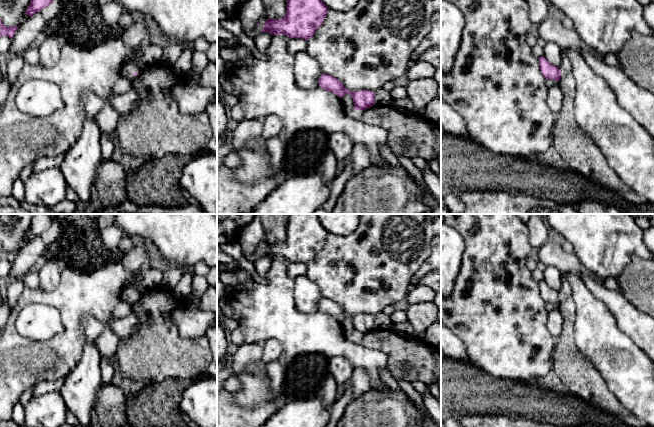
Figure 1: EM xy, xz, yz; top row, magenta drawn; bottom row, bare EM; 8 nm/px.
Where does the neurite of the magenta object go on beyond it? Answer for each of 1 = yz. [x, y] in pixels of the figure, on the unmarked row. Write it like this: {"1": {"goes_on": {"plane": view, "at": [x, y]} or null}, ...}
{"1": {"goes_on": null}}

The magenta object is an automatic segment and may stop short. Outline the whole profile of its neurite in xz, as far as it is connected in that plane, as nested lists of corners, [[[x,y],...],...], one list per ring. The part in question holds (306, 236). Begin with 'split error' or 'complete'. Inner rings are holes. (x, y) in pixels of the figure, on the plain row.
complete | [[[290,214],[286,239],[280,243],[267,242],[261,256],[267,256],[272,259],[284,258],[291,262],[308,264],[324,246],[328,233],[321,224],[317,214]]]

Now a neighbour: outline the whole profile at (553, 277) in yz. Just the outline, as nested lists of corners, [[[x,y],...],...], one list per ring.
[[[548,266],[543,272],[544,281],[554,290],[561,292],[563,273],[553,266]]]

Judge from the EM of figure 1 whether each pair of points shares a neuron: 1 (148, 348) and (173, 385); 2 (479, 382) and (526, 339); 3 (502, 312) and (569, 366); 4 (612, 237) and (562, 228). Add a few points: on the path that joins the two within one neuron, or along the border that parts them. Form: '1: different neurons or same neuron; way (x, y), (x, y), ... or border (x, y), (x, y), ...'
1: different neurons; border (191, 380), (166, 378), (161, 381), (145, 384)
2: different neurons; border (469, 362), (495, 377), (512, 379)
3: different neurons; border (556, 340), (552, 368)
4: same neuron; way (600, 230), (598, 228), (574, 228)

